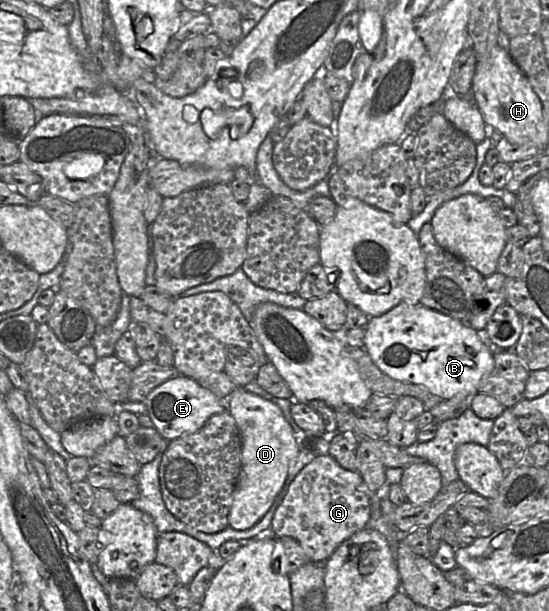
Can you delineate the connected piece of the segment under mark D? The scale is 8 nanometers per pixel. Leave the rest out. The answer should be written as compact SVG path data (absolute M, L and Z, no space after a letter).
M237 388L225 403L238 426L242 445L242 465L229 511L229 526L235 530L247 530L271 508L300 447L292 427L277 404L244 388Z

